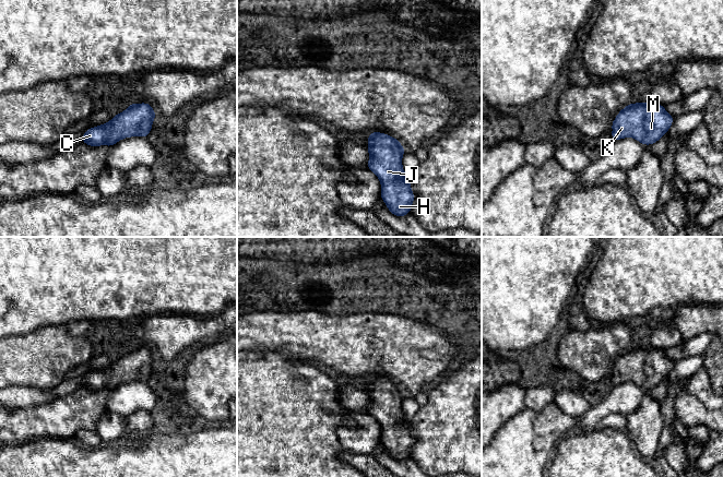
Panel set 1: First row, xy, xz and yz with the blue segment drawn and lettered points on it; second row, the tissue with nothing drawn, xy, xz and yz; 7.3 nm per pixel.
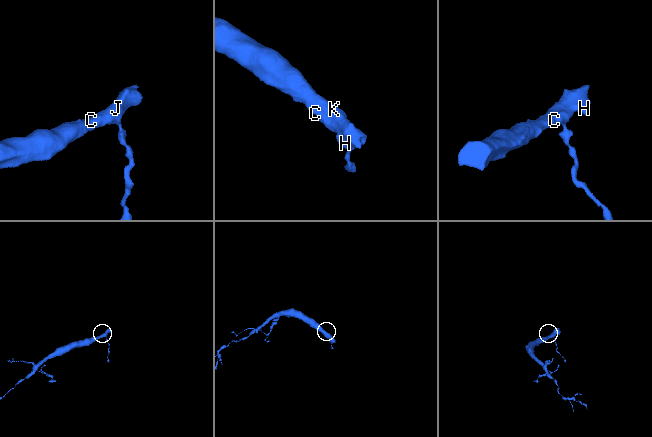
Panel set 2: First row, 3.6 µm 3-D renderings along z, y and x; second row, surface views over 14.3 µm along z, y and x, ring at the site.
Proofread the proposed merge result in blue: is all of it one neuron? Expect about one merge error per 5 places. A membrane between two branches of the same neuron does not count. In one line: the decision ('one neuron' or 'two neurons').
one neuron

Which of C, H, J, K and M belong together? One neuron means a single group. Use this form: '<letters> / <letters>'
C H J K M

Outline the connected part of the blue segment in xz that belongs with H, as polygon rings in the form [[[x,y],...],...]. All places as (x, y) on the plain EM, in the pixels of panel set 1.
[[[375,375],[367,382],[370,400],[367,409],[380,425],[382,445],[398,462],[410,458],[415,440],[402,410],[404,392],[396,383],[381,377]]]

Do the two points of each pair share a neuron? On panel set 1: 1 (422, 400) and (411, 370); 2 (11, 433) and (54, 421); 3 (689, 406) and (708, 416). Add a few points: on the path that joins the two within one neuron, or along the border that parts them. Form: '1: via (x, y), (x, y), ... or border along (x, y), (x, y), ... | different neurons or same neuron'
1: border along (421, 391), (413, 396) | different neurons
2: via (22, 425), (43, 421) | same neuron
3: via (694, 410), (698, 415), (703, 416) | same neuron

